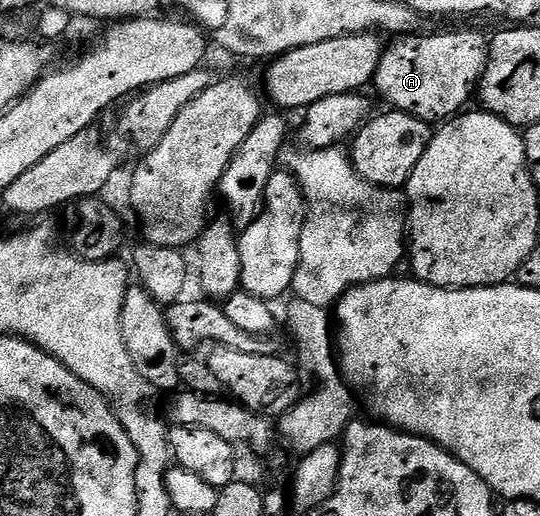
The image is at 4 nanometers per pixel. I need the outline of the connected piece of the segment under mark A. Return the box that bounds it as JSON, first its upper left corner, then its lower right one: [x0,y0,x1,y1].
[374,29,490,123]

